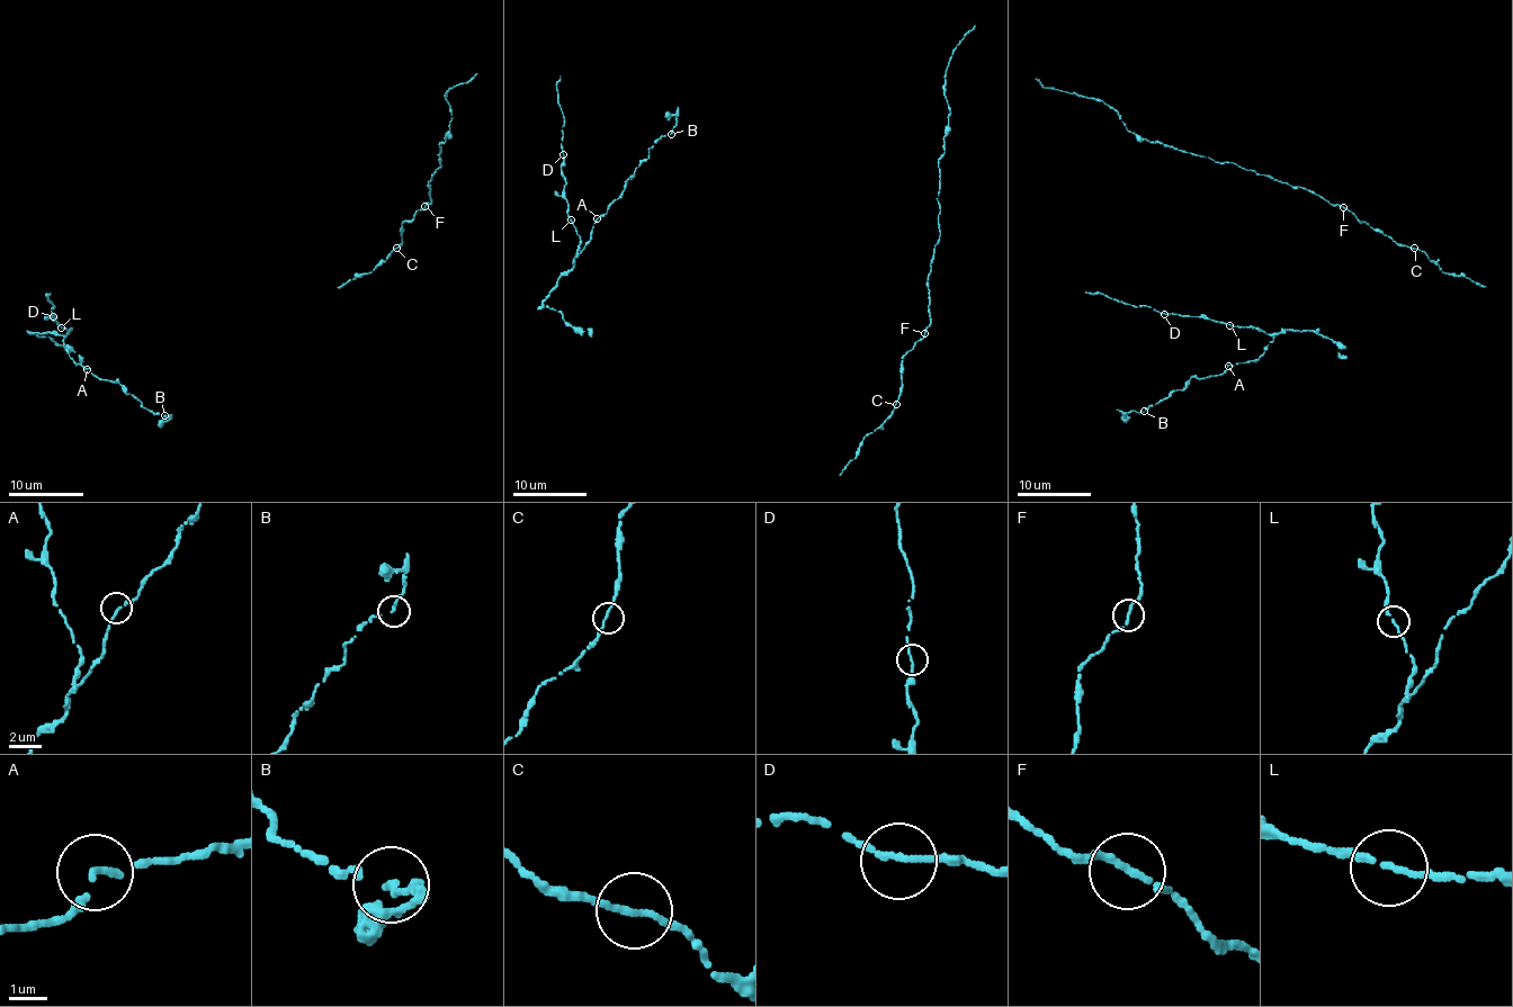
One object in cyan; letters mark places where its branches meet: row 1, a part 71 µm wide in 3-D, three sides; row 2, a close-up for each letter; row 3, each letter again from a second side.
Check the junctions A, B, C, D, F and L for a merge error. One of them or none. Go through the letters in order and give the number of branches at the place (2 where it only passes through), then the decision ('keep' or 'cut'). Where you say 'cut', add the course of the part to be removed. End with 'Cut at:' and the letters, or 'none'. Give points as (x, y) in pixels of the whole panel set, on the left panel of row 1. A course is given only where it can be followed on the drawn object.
A: branches 2; keep
B: branches 2; keep
C: branches 2; keep
D: branches 2; keep
F: branches 2; keep
L: branches 2; keep
Cut at: none

